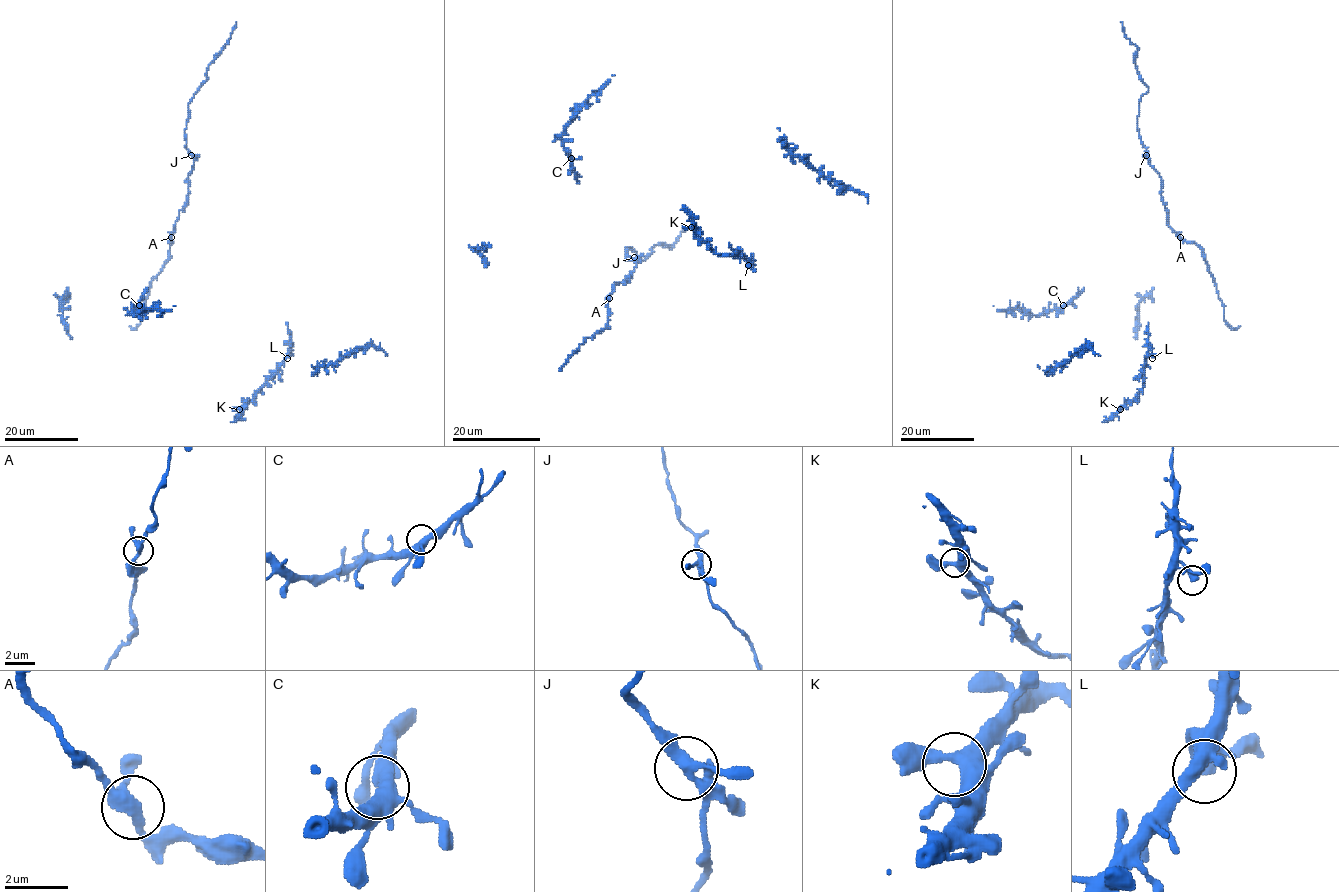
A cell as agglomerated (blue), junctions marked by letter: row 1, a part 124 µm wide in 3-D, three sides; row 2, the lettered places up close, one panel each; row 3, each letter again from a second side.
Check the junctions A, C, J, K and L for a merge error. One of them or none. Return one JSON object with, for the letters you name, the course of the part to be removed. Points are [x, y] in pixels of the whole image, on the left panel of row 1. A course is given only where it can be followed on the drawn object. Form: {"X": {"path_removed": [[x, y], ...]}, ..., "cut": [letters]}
{"cut": []}

